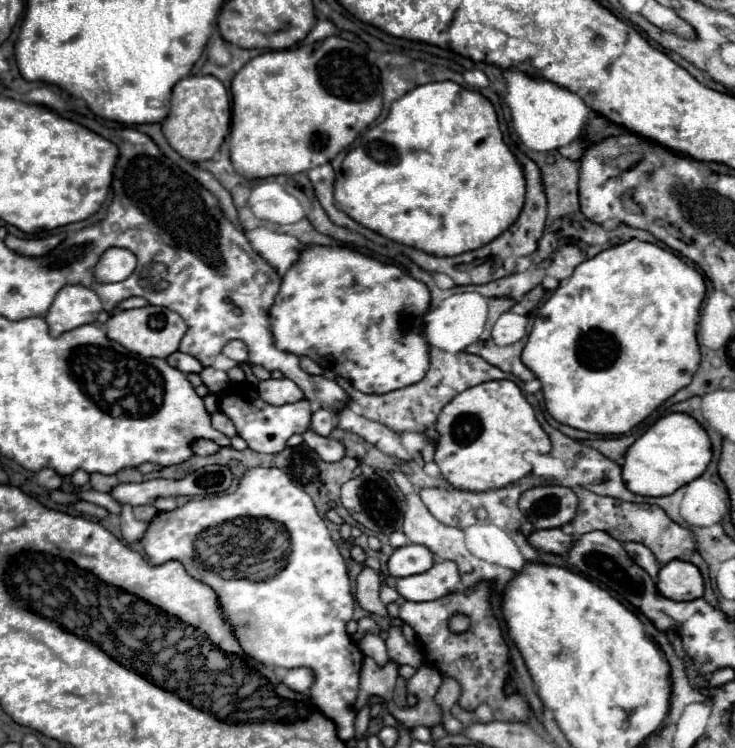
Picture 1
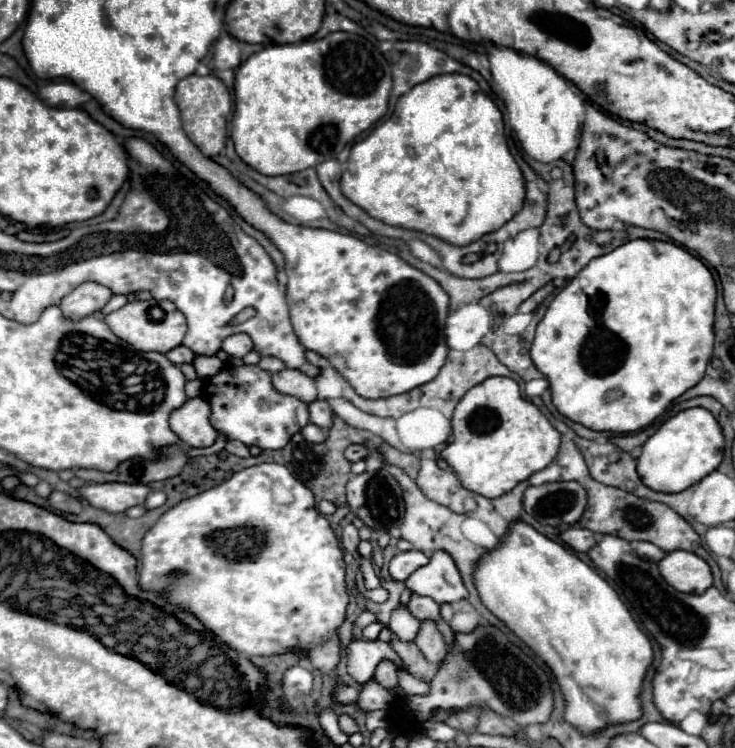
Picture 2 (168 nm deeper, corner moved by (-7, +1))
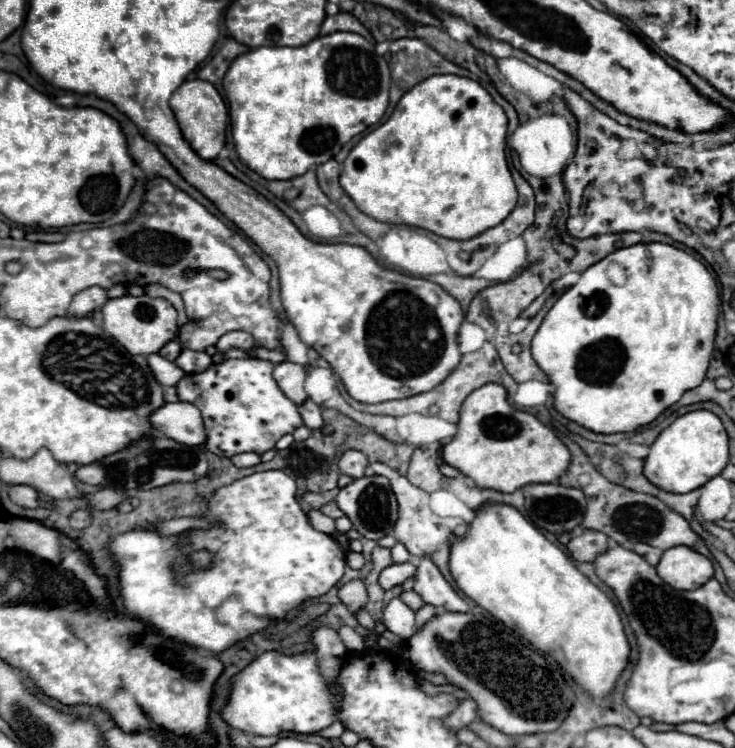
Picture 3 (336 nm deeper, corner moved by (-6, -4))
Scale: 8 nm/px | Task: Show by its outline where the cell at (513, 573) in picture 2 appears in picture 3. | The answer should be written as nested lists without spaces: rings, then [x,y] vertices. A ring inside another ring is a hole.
[[[486,502],[486,506],[474,512],[466,534],[450,542],[450,574],[468,598],[524,636],[532,646],[550,654],[592,696],[606,696],[614,688],[630,656],[628,638],[616,606],[572,564],[568,554],[546,540],[514,506]]]

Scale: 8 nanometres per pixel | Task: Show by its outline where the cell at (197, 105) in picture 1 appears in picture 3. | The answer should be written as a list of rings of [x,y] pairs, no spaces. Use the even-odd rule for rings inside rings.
[[[186,80],[170,98],[170,108],[176,116],[176,122],[182,130],[184,140],[202,160],[214,160],[226,140],[226,120],[228,110],[218,94],[218,90],[206,80]]]

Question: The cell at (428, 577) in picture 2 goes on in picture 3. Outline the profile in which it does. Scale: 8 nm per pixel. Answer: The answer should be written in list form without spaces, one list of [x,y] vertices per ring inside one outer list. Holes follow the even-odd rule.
[[[422,558],[418,566],[414,574],[414,590],[422,596],[426,604],[444,606],[450,612],[470,612],[466,600],[452,590],[452,586],[444,580],[444,576],[430,558]]]

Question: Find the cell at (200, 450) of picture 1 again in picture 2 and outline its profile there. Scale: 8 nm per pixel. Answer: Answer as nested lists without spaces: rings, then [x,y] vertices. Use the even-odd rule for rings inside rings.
[[[203,397],[187,399],[169,417],[171,431],[189,447],[211,447],[217,431],[211,429],[211,405]]]

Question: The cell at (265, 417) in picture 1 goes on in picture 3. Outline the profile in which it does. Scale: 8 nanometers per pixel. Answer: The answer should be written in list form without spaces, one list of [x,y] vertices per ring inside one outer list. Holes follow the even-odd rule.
[[[224,358],[222,362],[210,364],[204,372],[198,374],[186,374],[178,384],[178,400],[194,404],[204,420],[204,430],[206,430],[206,448],[218,456],[234,456],[240,452],[256,452],[264,454],[266,450],[274,448],[278,438],[282,438],[288,432],[294,432],[298,426],[302,426],[302,418],[298,414],[298,406],[290,402],[278,388],[276,380],[272,378],[274,364],[260,360],[260,358]]]

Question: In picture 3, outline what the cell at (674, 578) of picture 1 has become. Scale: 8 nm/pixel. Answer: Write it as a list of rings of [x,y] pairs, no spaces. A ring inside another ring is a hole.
[[[688,546],[666,550],[656,564],[658,576],[676,590],[696,590],[714,574],[712,562]]]

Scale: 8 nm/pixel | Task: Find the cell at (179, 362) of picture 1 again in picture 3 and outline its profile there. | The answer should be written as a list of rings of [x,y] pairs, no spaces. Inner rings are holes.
[[[170,340],[168,344],[164,344],[164,346],[160,348],[160,352],[158,352],[158,354],[160,354],[160,356],[164,356],[166,360],[172,360],[172,362],[174,362],[174,360],[176,360],[176,356],[180,354],[180,344],[178,344],[176,340]]]

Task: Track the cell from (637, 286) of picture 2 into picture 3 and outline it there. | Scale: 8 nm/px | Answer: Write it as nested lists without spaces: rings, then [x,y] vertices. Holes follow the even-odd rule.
[[[634,244],[592,264],[578,284],[556,300],[532,340],[534,360],[556,386],[554,408],[600,434],[634,432],[654,422],[686,390],[704,380],[714,348],[718,306],[714,276],[700,260],[672,244]]]

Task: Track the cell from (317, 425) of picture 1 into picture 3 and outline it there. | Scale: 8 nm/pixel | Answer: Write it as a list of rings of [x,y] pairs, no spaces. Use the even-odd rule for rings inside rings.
[[[308,398],[304,404],[298,406],[298,412],[300,412],[304,424],[306,424],[310,430],[316,430],[316,428],[322,426],[322,408],[320,408],[316,402],[312,402],[310,398]]]

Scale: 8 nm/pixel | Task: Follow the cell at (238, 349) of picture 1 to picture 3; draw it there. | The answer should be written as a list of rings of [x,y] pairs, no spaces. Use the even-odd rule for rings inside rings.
[[[234,330],[234,332],[226,332],[226,334],[218,340],[218,344],[216,344],[218,350],[228,350],[228,348],[232,348],[232,346],[242,348],[242,350],[248,350],[248,348],[256,346],[256,342],[254,342],[254,338],[252,338],[248,332]]]

